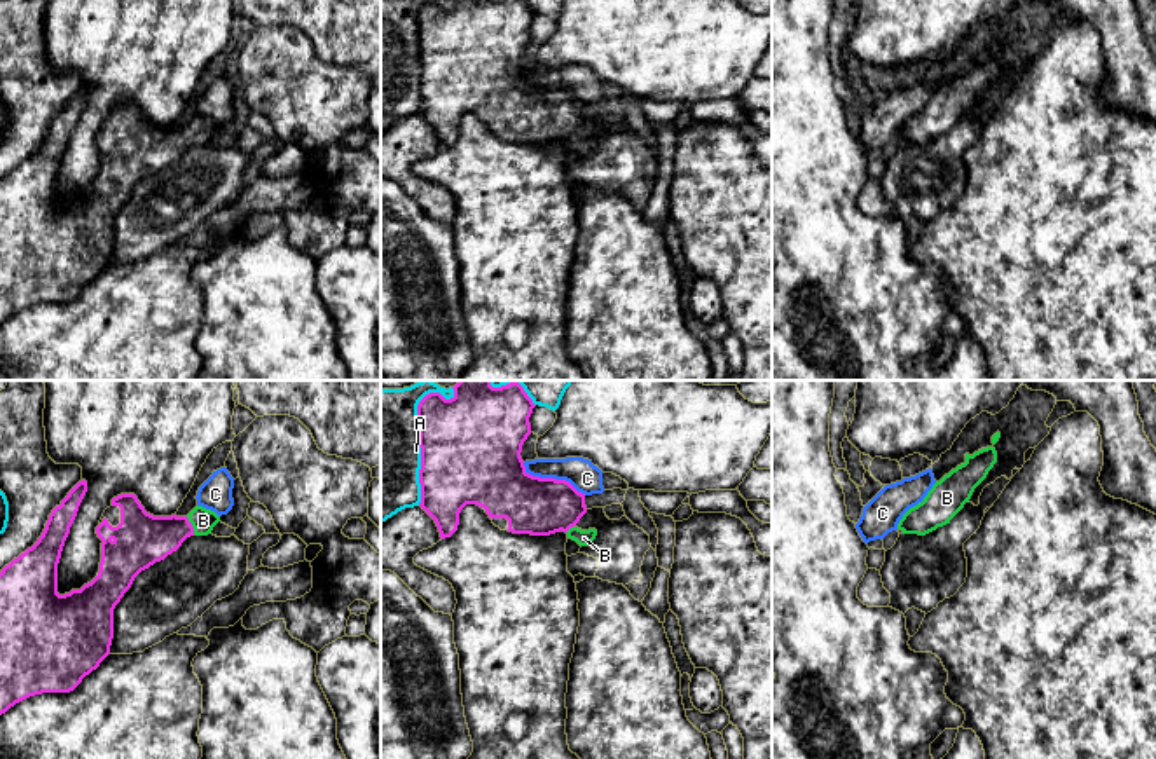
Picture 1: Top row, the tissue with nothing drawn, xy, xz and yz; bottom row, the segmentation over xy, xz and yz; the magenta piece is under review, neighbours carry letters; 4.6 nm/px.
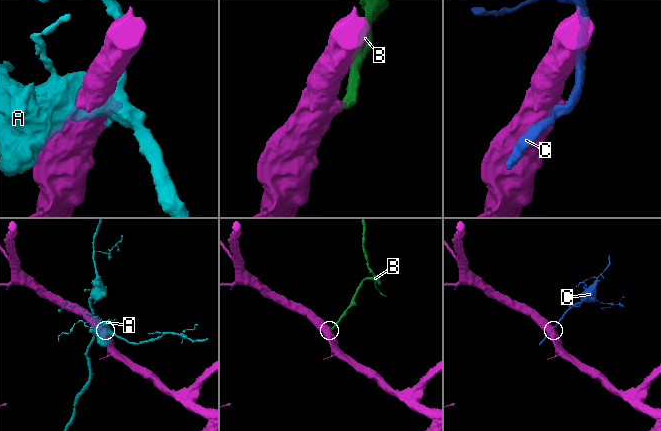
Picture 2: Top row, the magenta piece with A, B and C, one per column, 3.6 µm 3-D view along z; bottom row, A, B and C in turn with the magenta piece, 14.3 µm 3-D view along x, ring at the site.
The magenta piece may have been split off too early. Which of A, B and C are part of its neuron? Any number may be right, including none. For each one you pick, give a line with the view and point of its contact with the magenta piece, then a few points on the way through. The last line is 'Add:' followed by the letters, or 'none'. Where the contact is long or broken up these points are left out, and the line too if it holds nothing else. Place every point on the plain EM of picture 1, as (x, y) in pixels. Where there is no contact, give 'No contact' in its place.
B: Touches magenta at xy (191, 135). Path across: xy (140, 149), (151, 149), (191, 135), (203, 129)
Add: B

